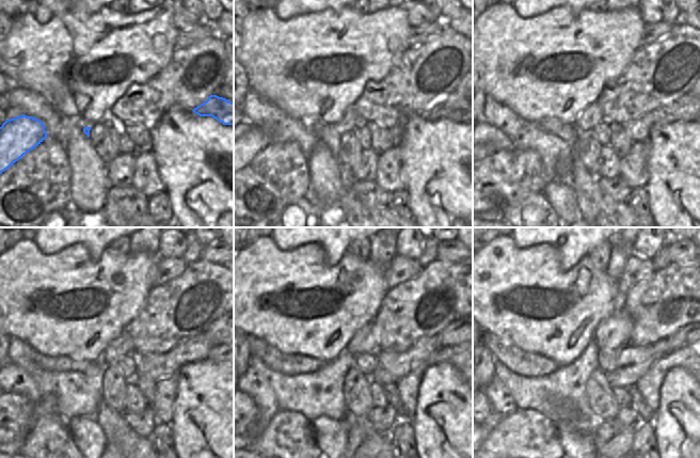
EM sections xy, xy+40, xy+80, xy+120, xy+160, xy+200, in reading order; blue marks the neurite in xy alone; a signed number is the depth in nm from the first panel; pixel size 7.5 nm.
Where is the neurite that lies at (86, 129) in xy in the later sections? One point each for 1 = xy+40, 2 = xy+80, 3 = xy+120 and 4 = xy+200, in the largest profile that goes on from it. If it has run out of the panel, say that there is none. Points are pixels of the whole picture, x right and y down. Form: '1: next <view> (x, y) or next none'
1: next xy+40 (325, 132)
2: next xy+80 (565, 130)
3: next xy+120 (60, 363)
4: next xy+200 (526, 363)

